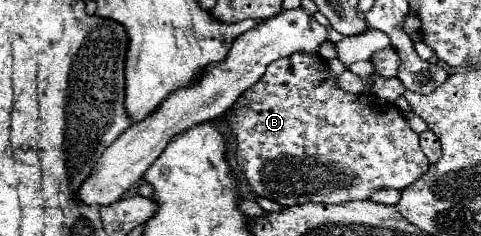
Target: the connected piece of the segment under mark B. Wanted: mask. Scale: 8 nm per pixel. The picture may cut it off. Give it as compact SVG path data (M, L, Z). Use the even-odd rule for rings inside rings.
M294 52L274 60L266 74L240 94L224 120L236 136L236 162L254 194L270 198L280 206L346 200L368 200L380 188L404 190L420 178L430 162L420 148L420 136L410 128L402 110L376 94L352 94L336 84L338 76L328 70L318 54Z

